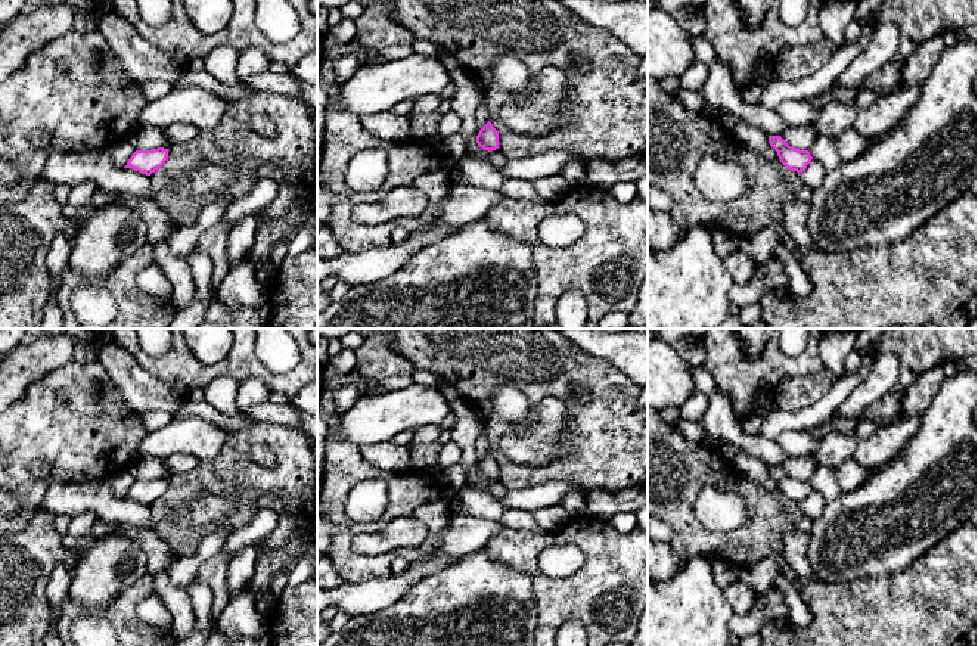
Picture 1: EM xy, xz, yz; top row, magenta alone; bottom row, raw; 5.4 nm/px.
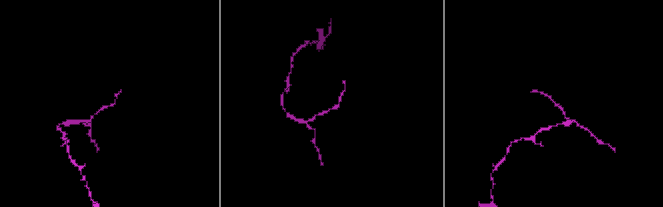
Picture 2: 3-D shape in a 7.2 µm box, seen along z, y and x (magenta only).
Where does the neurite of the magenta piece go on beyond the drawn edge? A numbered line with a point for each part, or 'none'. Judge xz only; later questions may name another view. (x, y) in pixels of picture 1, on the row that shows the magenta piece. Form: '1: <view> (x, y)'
none

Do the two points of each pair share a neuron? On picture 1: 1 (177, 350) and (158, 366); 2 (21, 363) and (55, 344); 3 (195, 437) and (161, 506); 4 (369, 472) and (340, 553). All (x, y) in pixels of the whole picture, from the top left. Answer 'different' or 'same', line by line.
1: same
2: same
3: different
4: same

